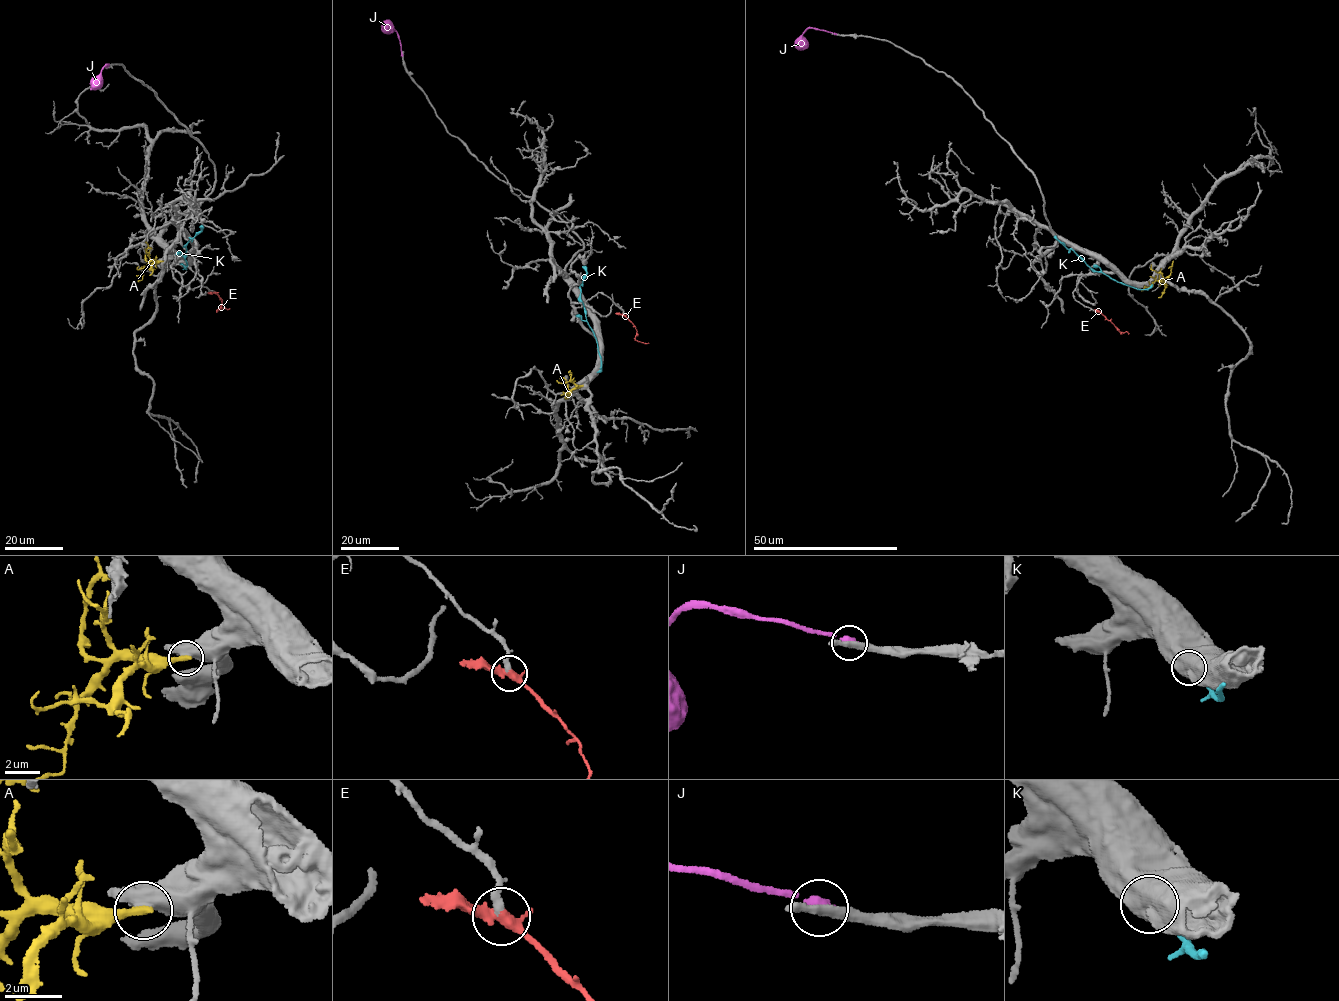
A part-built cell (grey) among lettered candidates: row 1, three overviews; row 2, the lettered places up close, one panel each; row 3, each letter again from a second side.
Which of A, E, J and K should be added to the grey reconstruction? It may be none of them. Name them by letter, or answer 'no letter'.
E

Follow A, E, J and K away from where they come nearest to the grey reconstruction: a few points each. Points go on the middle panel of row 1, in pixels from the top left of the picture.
A: (582, 386), (575, 386), (565, 398)
E: (624, 315), (635, 326), (635, 339), (649, 343)
J: (402, 54), (398, 34), (389, 25), (392, 26), (386, 29)
K: (597, 371), (601, 367), (600, 355), (580, 294), (580, 285), (586, 274), (583, 266)

